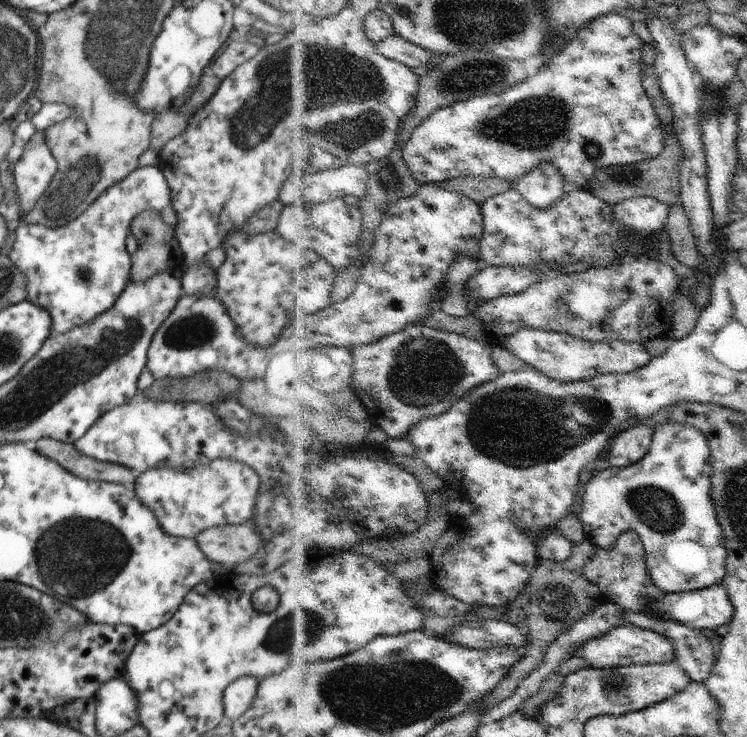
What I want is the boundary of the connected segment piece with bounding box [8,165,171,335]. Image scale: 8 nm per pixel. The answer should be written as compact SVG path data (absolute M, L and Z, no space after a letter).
M158 165L139 166L107 188L80 216L64 226L46 228L20 222L8 255L27 278L27 300L50 313L52 333L59 335L71 331L114 306L130 281L131 256L125 242L131 233L132 220L140 212L158 213L166 206L171 206L171 194L163 171Z

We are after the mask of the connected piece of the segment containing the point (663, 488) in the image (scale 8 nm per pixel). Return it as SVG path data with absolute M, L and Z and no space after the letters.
M666 419L656 429L651 451L644 460L631 467L604 468L586 484L581 519L587 541L591 540L596 546L610 551L623 532L638 531L647 550L647 565L652 580L665 593L699 591L725 585L730 551L727 532L712 496L713 454L707 434L697 426Z

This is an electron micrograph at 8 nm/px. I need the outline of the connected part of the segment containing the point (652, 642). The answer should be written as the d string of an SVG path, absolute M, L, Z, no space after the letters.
M632 623L615 628L601 639L586 643L575 655L583 657L590 668L610 669L628 665L651 665L652 663L674 663L679 658L677 644L664 633L637 627Z

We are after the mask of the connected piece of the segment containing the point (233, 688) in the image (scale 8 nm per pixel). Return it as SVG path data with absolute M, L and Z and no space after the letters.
M242 676L231 682L223 692L223 716L235 721L251 707L256 696L258 680L254 676Z

